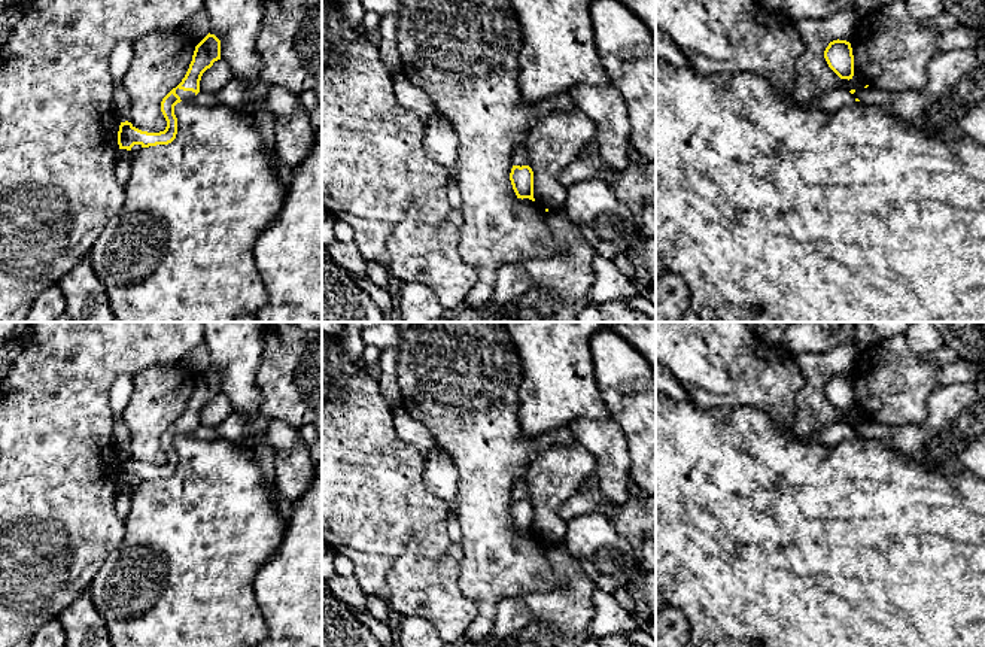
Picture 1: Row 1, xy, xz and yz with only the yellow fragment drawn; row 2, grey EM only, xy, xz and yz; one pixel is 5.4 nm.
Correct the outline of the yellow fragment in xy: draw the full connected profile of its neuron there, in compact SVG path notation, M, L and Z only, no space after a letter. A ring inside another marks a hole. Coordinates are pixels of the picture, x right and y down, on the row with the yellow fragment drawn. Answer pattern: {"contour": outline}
{"contour": "M207 34L197 46L189 69L182 82L173 88L161 101L161 112L167 121L167 127L159 133L148 133L136 128L131 122L121 122L118 131L119 149L131 151L134 145L142 148L168 145L177 134L177 118L174 106L180 101L191 101L200 92L200 81L203 73L221 60L221 40L215 34Z"}

